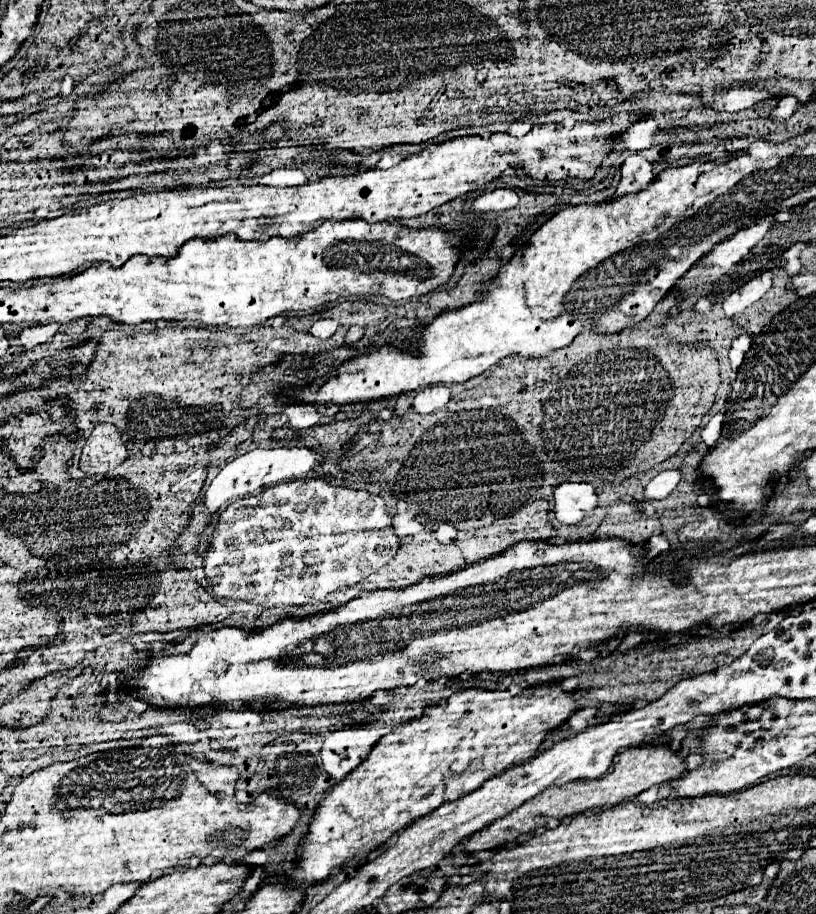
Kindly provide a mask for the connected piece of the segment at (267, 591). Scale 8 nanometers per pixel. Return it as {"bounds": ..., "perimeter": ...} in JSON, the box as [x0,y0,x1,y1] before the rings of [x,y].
{"bounds":[177,478,399,606],"perimeter":[[[305,478],[283,482],[265,488],[261,496],[233,502],[225,512],[221,512],[219,530],[213,532],[207,552],[181,554],[192,560],[185,568],[177,570],[190,570],[195,582],[210,594],[213,592],[211,596],[215,600],[233,598],[263,606],[307,604],[311,600],[325,600],[329,594],[361,582],[385,566],[397,554],[397,550],[399,538],[393,532],[391,516],[381,496],[367,490],[337,486],[321,478]]]}

